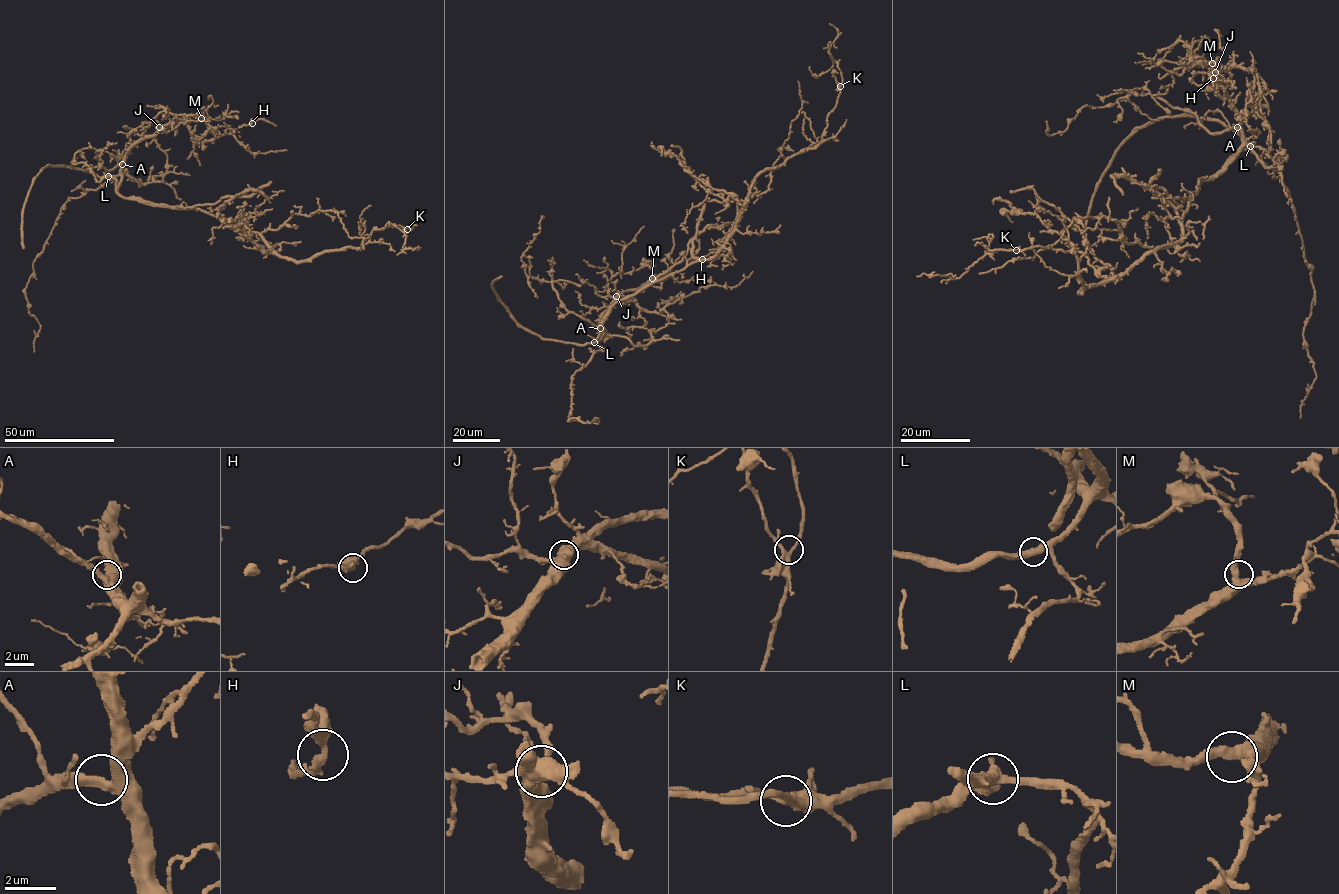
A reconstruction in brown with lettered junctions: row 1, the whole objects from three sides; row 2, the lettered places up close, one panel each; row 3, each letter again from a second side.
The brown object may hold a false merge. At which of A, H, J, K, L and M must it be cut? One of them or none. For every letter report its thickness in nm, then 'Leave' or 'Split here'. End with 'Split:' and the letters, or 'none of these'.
A: Thickness 440 nm. Leave
H: Thickness 320 nm. Leave
J: Thickness 550 nm. Leave
K: Thickness 300 nm. Leave
L: Thickness 550 nm. Split here
M: Thickness 480 nm. Leave
Split: L

